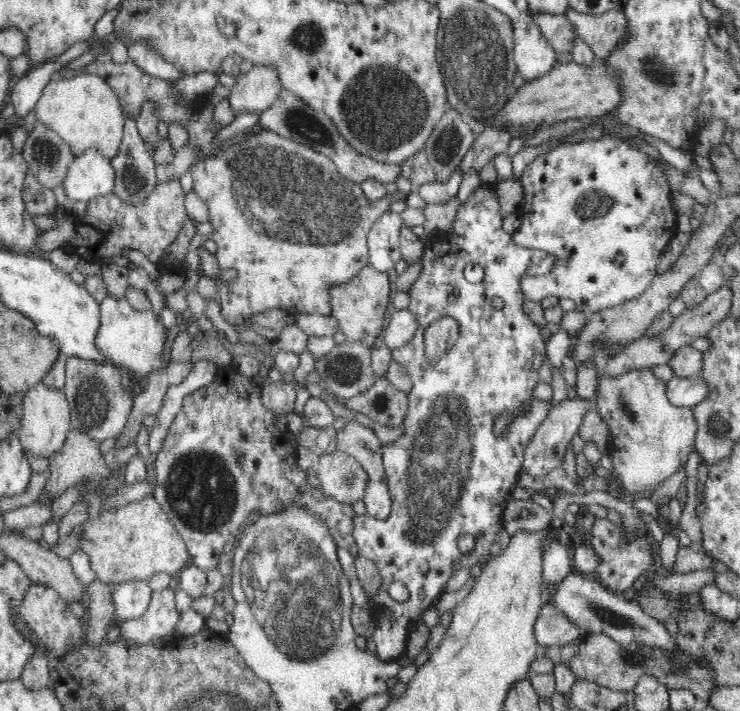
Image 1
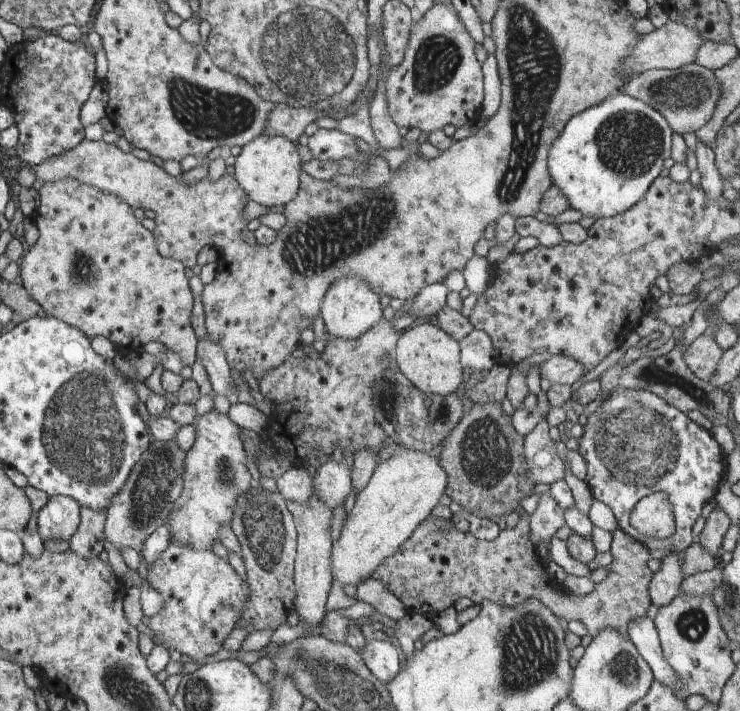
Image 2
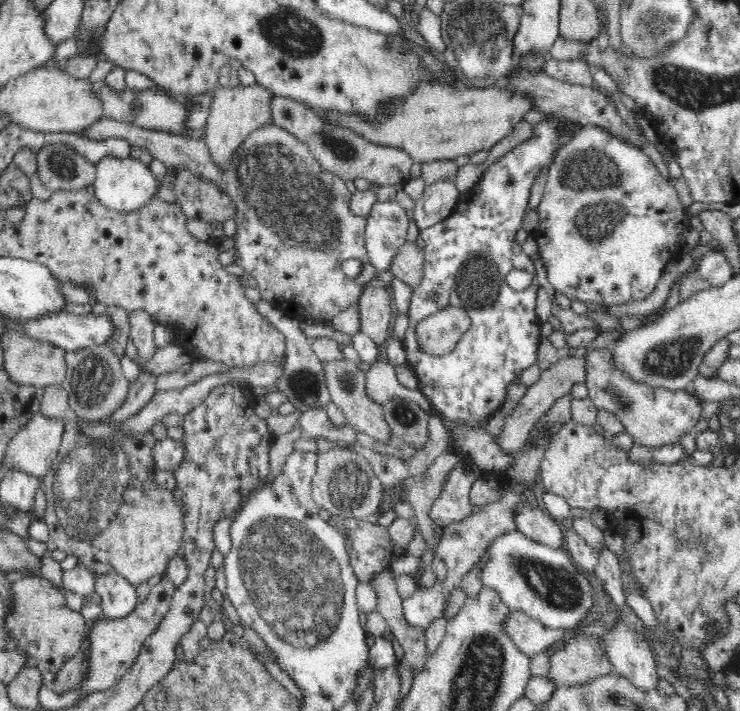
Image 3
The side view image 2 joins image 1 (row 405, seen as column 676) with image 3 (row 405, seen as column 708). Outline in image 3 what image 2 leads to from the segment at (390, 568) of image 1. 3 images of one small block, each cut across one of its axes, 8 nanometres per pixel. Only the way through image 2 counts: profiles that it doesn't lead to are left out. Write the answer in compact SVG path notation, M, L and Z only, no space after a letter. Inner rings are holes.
M548 113L544 120L533 125L532 136L502 154L496 162L483 171L479 181L461 195L456 212L452 212L446 220L421 230L419 235L424 240L423 264L424 278L420 286L412 288L410 308L408 308L409 324L403 340L406 358L410 368L414 370L421 390L430 402L431 410L444 423L446 433L452 445L456 445L451 438L451 426L462 419L470 427L484 429L485 420L504 404L506 388L517 381L517 376L537 362L538 343L541 341L539 320L535 311L537 290L540 288L536 277L536 268L530 257L523 251L516 241L516 234L522 228L522 218L528 208L530 190L534 179L544 166L550 166L556 152L568 141L569 137L562 137L560 131L561 118ZM524 268L532 274L532 283L524 290L516 291L506 283L506 276L512 270ZM444 307L462 307L471 318L471 325L466 329L462 338L449 353L431 355L420 349L416 325L420 320L434 314Z

